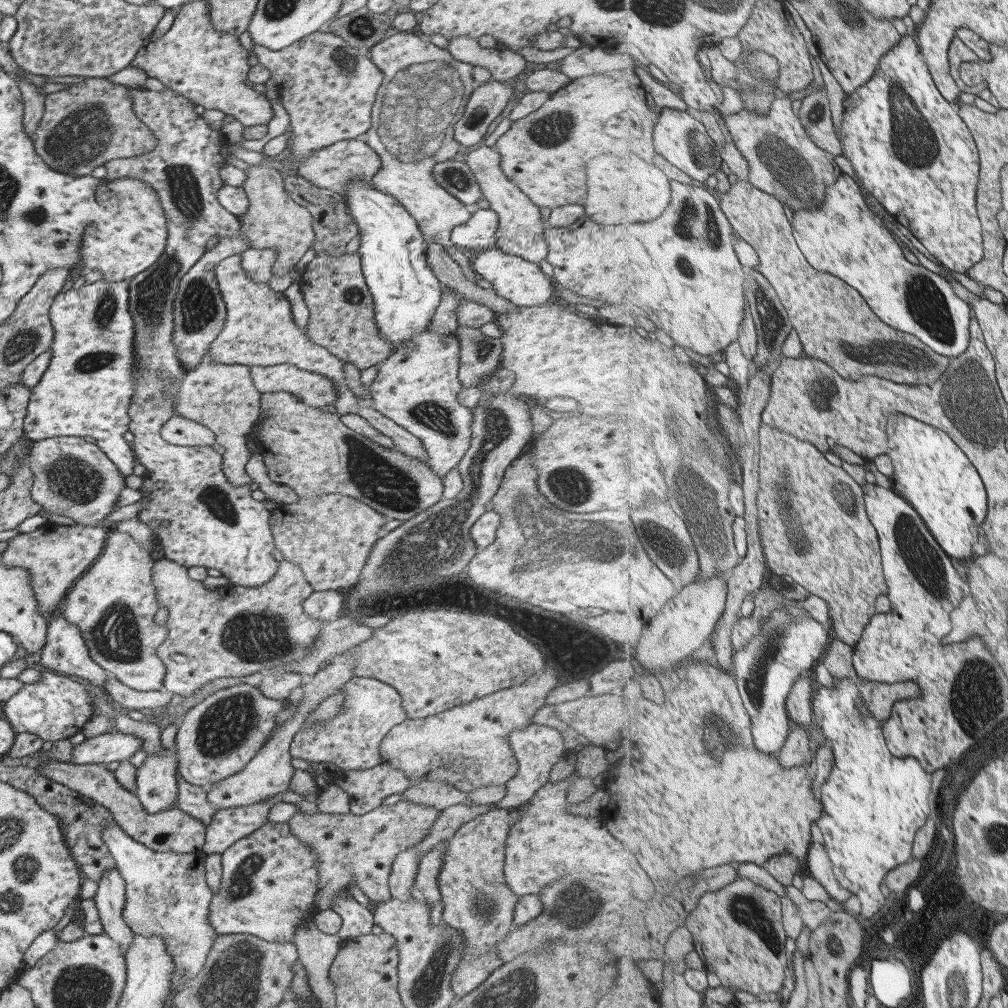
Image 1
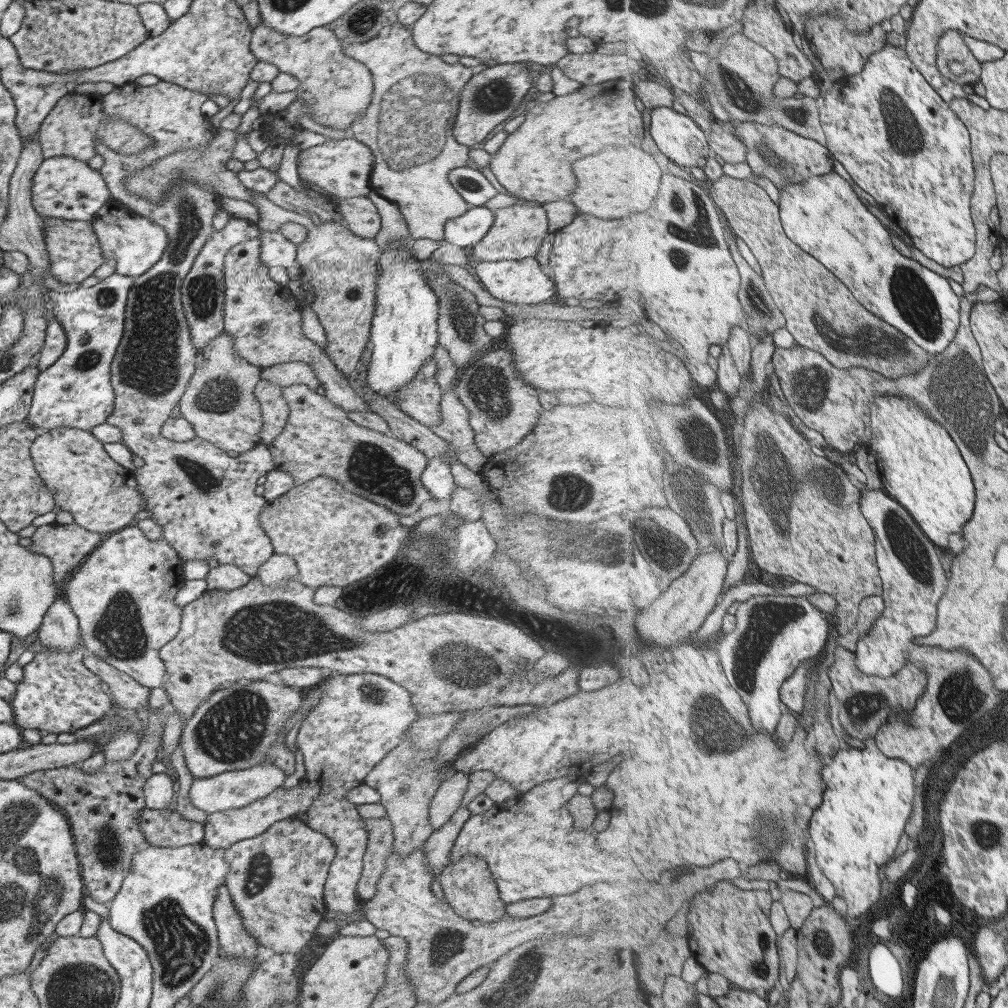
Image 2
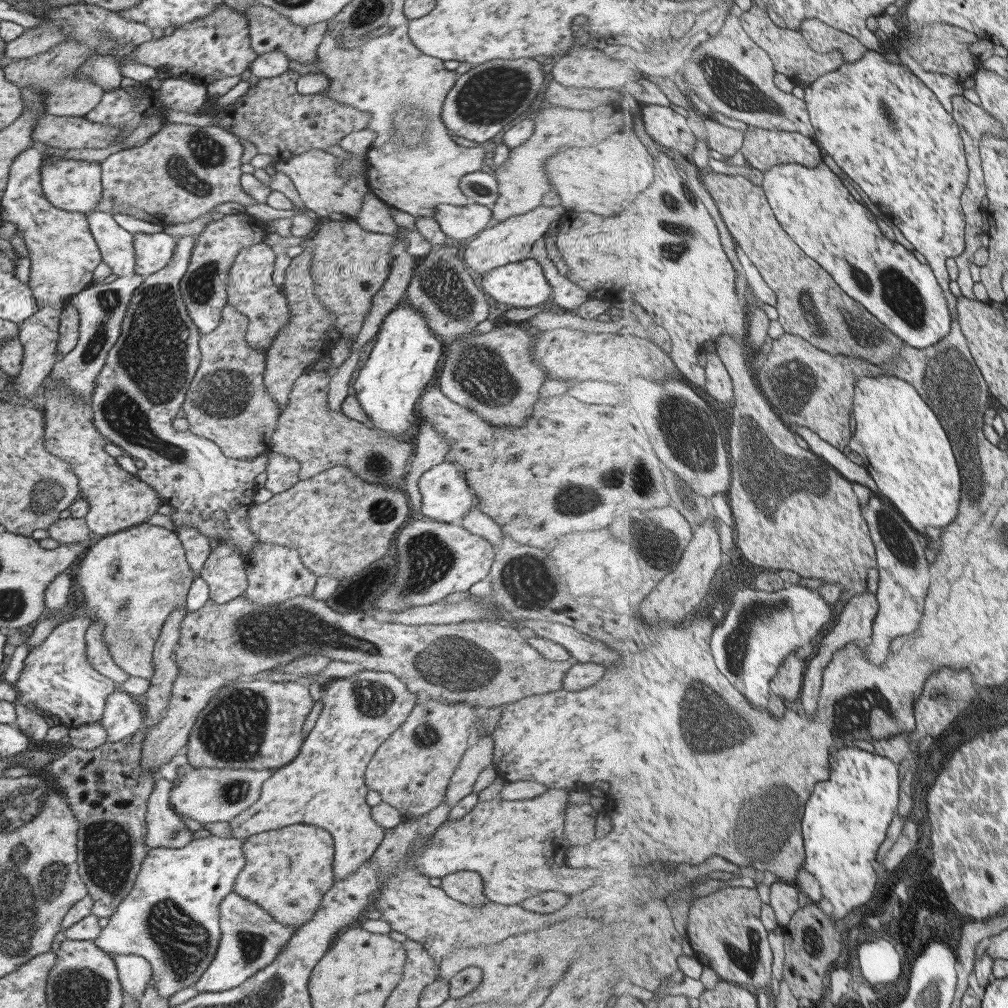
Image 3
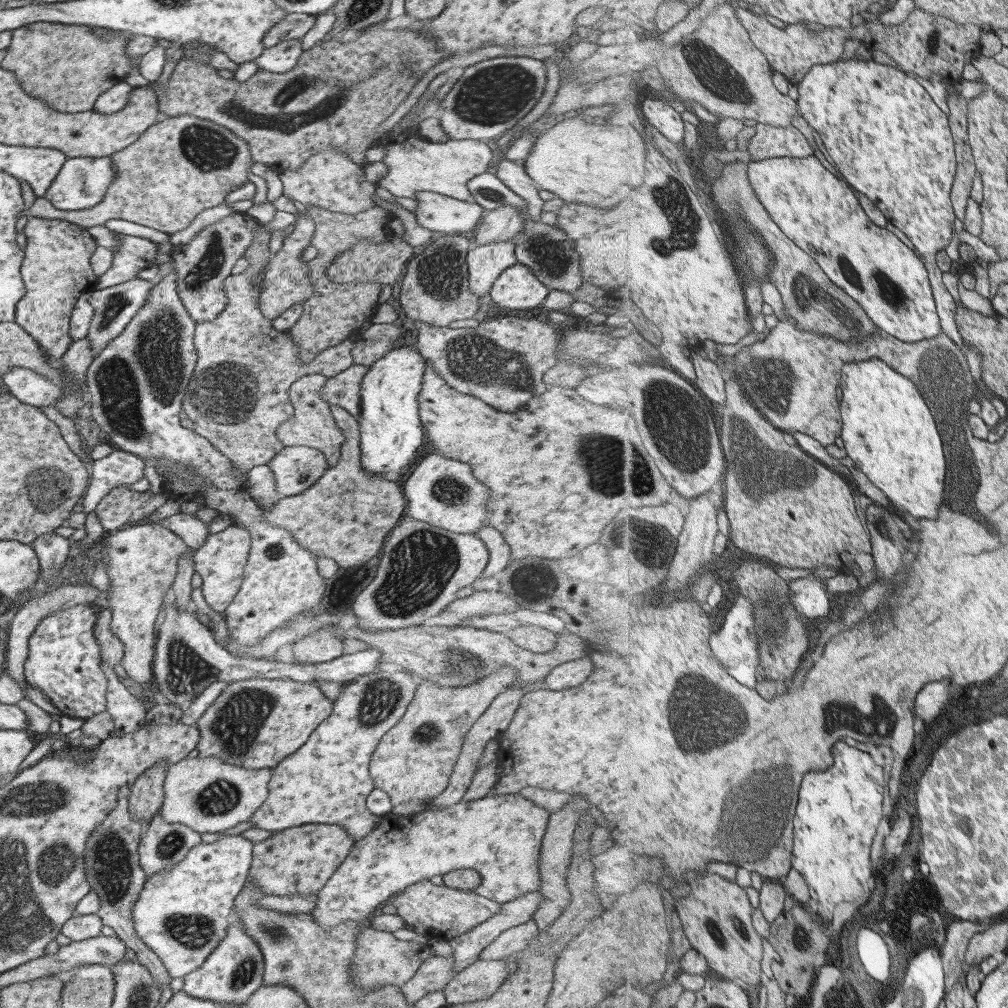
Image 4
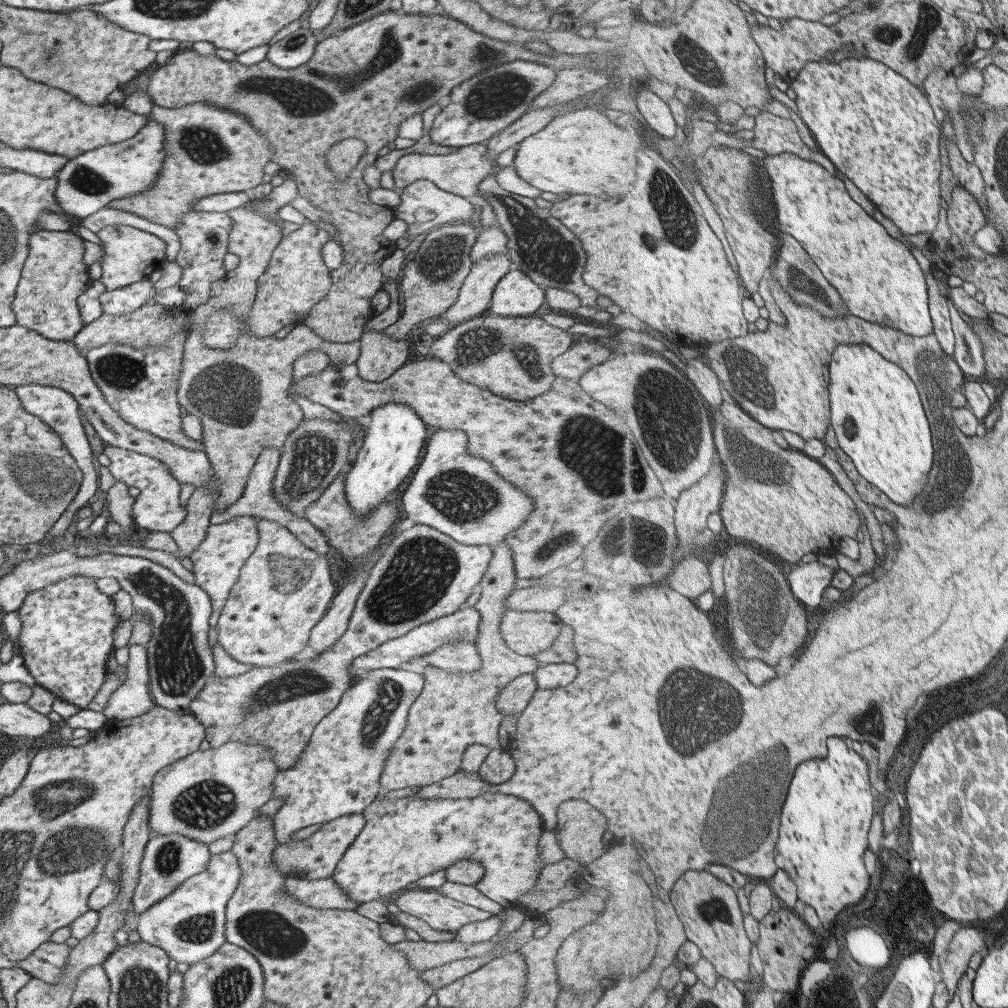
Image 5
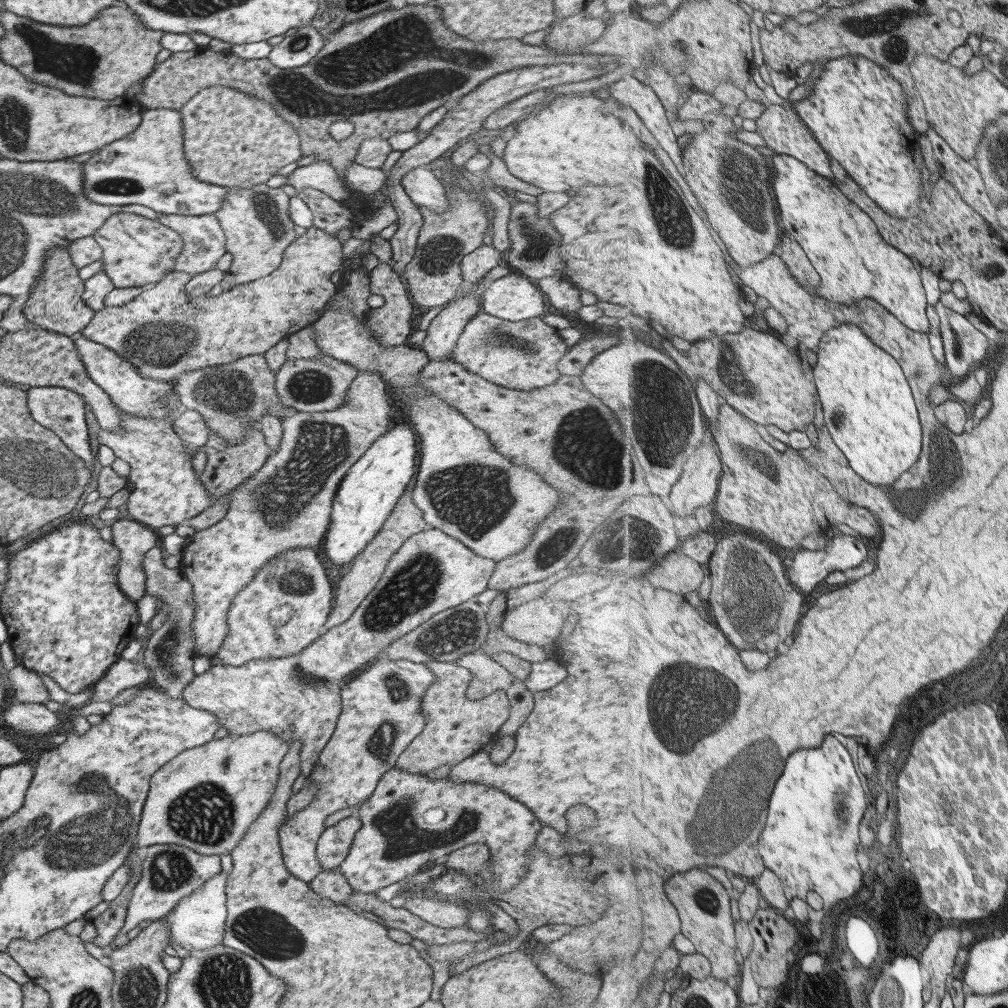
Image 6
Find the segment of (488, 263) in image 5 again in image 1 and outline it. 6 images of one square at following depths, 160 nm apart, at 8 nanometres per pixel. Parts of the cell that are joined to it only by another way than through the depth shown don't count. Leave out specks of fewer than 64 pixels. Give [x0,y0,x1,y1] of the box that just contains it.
[463,146,548,264]

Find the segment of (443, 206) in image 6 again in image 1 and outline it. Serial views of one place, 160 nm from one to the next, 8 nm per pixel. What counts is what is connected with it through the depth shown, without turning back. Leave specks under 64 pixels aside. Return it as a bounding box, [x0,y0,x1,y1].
[450,208,498,250]

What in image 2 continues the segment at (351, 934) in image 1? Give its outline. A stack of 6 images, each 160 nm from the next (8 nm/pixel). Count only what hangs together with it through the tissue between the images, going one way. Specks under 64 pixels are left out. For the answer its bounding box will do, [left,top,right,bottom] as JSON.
[202,674,419,936]

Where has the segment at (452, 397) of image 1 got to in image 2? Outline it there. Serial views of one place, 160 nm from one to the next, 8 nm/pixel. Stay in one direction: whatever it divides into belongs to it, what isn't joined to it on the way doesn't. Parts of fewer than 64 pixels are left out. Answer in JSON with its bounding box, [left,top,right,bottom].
[392,358,455,499]

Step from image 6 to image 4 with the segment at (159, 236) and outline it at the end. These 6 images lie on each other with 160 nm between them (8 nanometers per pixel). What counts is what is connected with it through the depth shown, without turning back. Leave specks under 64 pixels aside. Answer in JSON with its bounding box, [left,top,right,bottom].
[93,233,155,290]

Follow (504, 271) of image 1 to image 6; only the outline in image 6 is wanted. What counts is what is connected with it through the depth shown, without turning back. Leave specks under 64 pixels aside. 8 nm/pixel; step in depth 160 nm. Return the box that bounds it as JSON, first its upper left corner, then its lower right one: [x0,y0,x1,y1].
[480,272,543,322]

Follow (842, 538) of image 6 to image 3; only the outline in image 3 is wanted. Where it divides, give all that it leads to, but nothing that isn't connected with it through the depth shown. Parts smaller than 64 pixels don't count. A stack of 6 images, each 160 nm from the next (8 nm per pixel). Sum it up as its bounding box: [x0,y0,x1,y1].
[712,583,833,708]

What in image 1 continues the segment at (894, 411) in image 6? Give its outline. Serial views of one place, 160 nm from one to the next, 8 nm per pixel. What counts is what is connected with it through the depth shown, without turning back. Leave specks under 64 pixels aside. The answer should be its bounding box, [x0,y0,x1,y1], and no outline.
[885,414,989,558]

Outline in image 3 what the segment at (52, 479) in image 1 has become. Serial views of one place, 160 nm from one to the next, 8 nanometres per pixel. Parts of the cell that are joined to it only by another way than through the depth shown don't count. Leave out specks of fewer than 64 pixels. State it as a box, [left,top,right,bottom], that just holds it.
[43,379,163,538]

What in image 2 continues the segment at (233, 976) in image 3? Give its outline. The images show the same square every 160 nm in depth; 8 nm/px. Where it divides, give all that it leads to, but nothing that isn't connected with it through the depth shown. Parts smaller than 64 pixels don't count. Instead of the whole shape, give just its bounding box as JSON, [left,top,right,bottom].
[212,884,258,959]

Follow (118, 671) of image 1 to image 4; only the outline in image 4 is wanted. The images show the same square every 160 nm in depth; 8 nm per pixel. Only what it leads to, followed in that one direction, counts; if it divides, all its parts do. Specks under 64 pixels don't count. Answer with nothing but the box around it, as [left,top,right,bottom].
[94,522,188,685]

